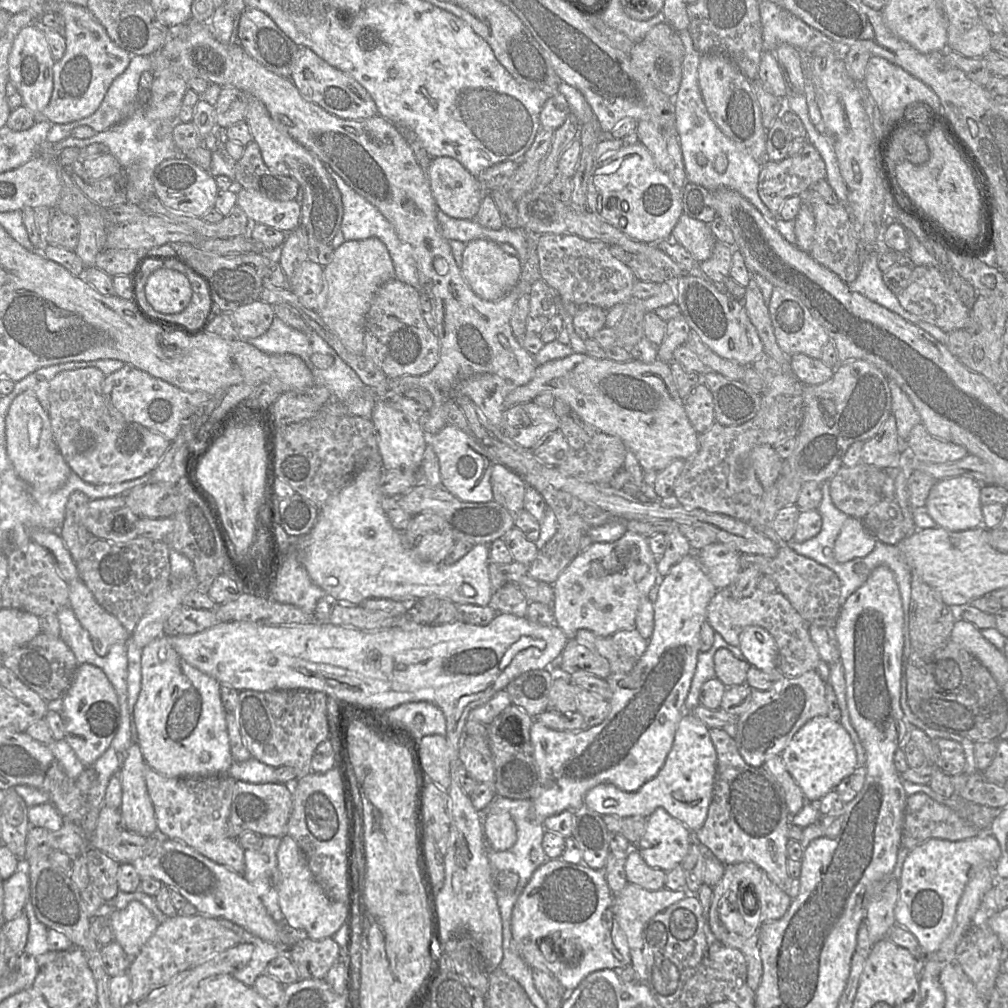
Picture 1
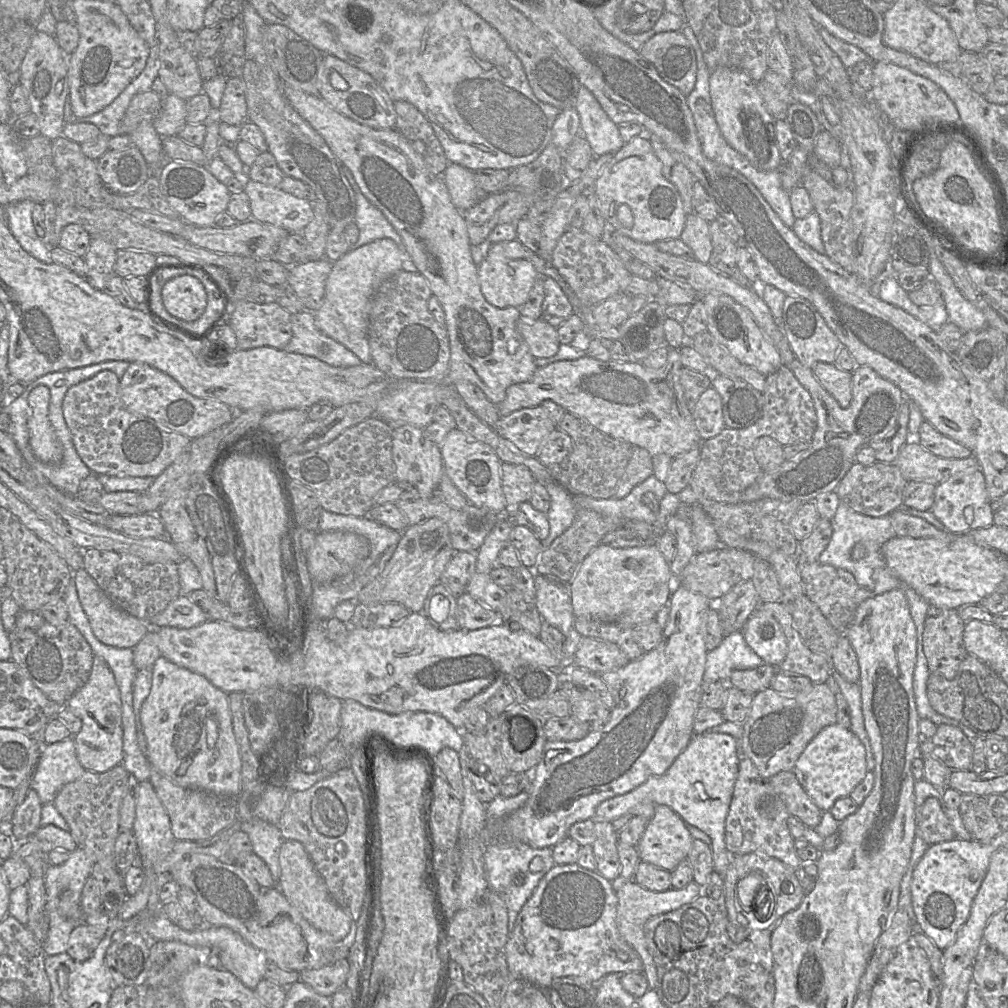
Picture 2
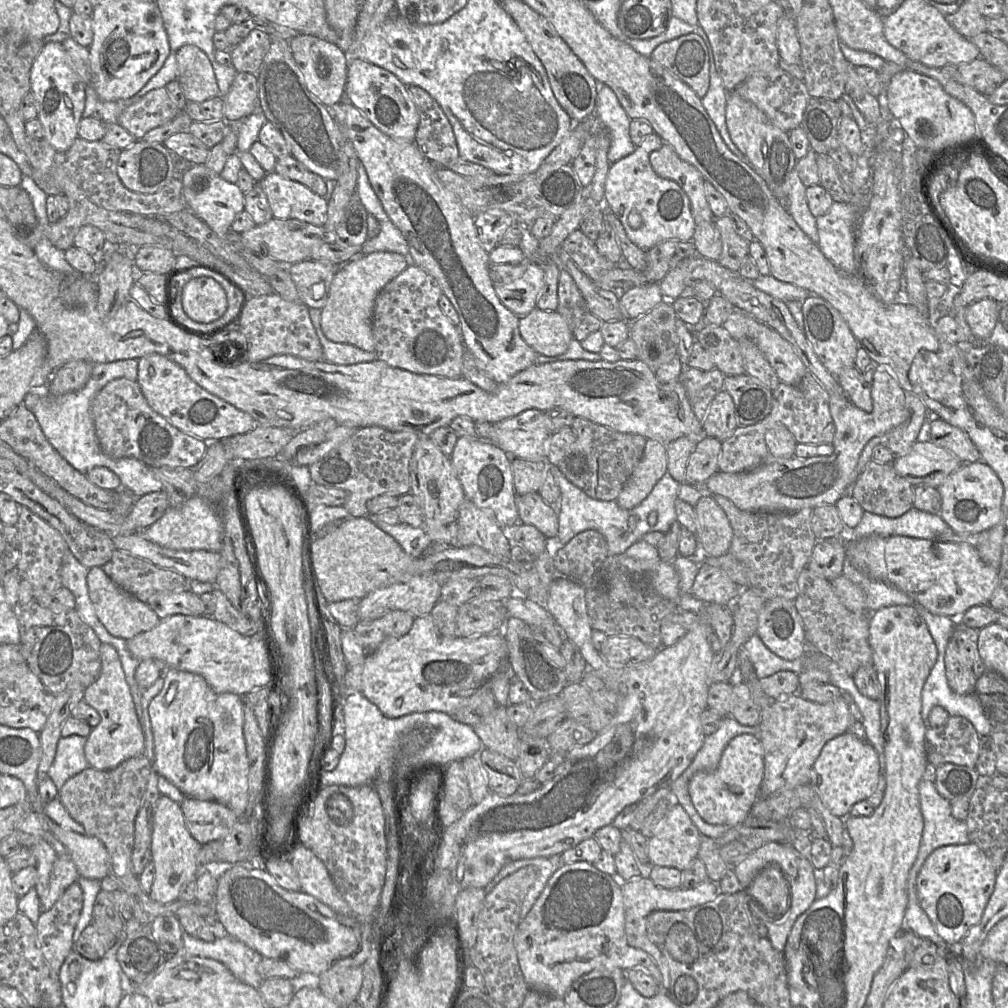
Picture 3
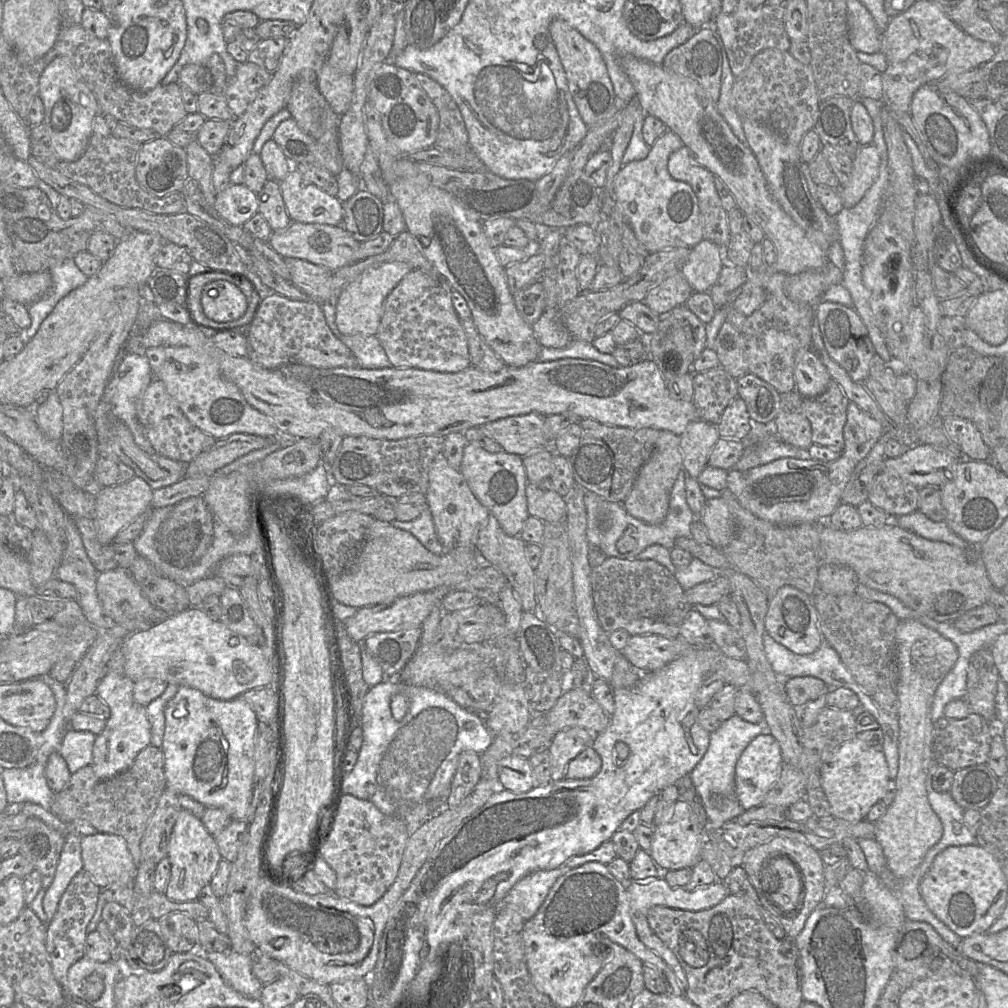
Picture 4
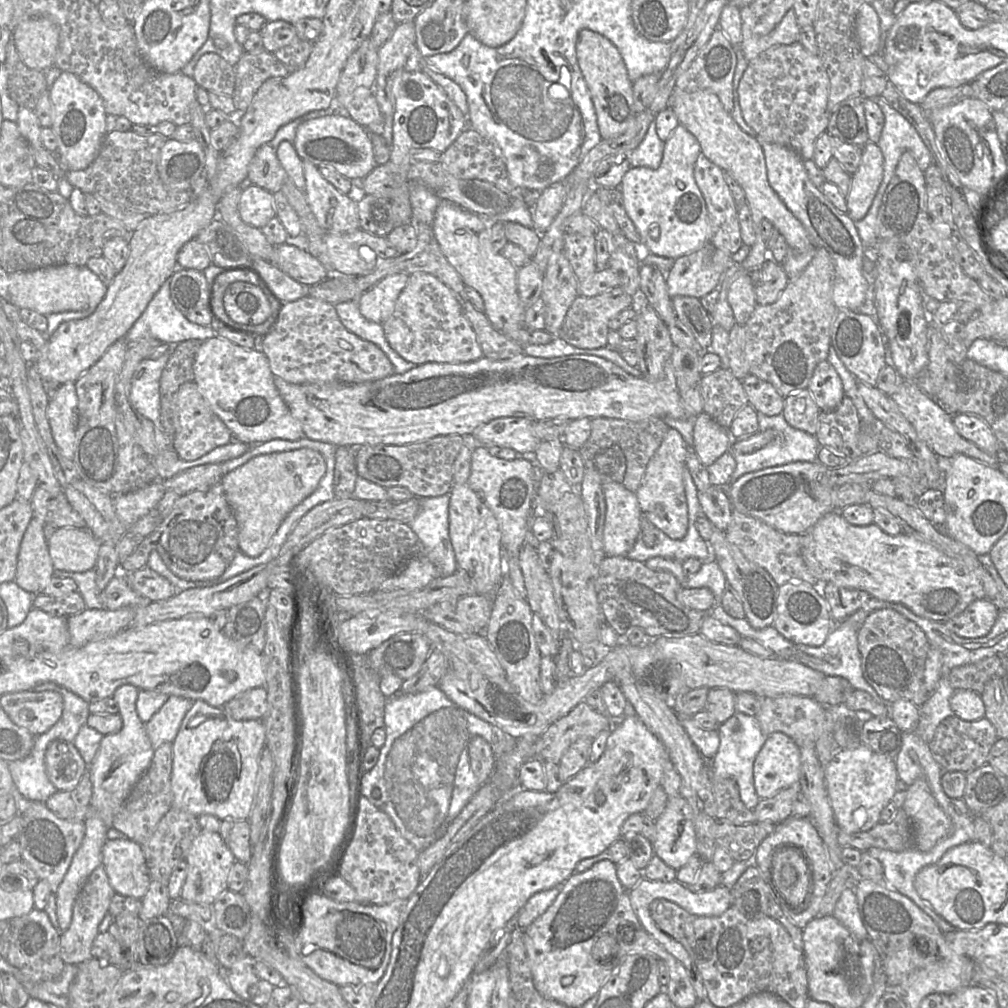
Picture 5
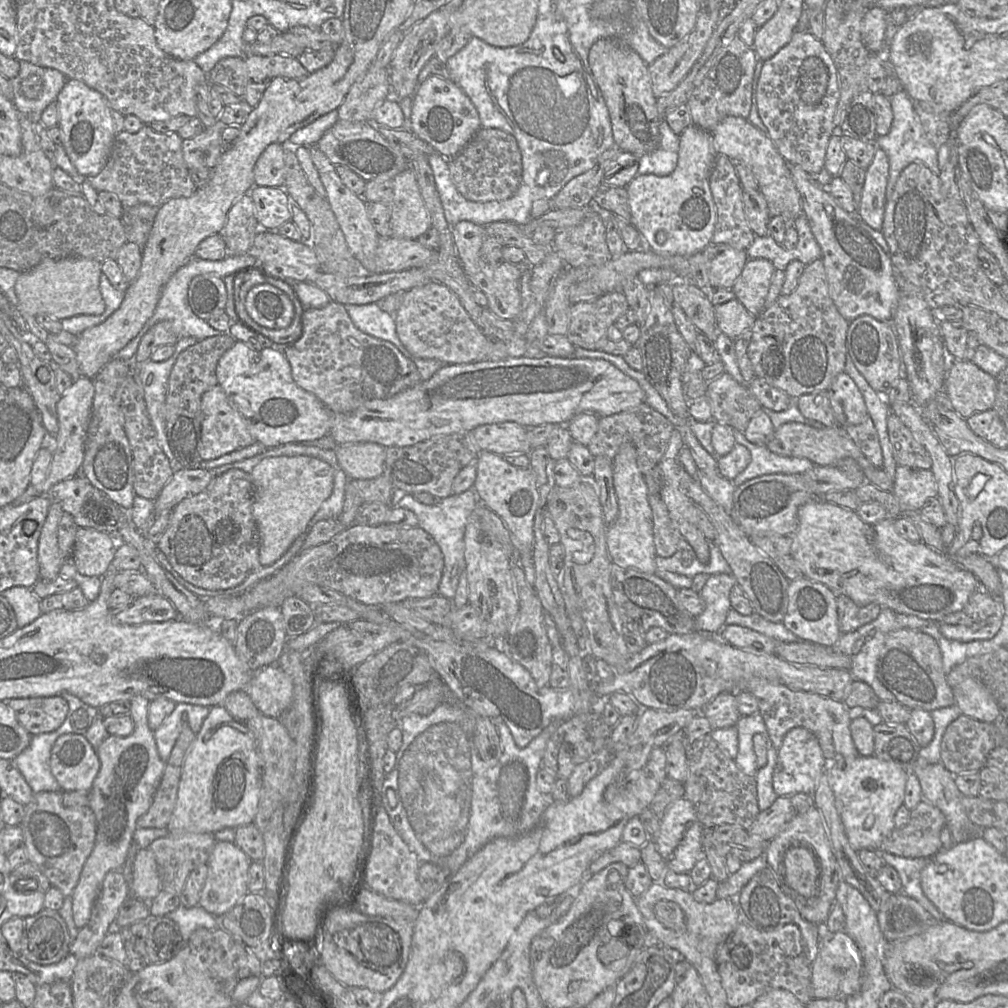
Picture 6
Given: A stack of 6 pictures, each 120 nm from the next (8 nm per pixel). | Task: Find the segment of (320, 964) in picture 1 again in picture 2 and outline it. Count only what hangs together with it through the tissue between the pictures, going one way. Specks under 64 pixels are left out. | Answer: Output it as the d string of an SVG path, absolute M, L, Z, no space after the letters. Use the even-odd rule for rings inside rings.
M347 957L320 969L301 971L300 981L318 994L331 997L337 990L345 986L349 970Z

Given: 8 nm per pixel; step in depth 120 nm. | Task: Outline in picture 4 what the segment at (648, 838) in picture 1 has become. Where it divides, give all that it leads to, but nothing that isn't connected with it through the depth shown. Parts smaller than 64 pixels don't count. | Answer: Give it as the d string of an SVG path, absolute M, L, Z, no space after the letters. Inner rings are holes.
M682 798L673 804L668 818L654 828L649 852L655 864L662 871L693 867L698 859L702 859L702 847L706 833L698 826L689 804Z

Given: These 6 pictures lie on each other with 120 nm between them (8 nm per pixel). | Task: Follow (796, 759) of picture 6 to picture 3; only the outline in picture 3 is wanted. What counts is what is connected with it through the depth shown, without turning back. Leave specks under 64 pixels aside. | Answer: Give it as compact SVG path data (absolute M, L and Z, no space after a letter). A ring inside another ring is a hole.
M742 734L734 737L724 749L717 767L696 773L689 782L689 795L693 806L709 824L737 826L761 796L764 777L764 755L757 734Z

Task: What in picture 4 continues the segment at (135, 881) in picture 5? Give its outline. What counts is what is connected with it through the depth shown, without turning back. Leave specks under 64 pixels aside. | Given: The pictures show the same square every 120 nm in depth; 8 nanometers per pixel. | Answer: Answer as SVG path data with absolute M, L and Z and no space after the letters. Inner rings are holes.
M96 833L81 837L83 870L101 890L132 886L137 864L121 836Z

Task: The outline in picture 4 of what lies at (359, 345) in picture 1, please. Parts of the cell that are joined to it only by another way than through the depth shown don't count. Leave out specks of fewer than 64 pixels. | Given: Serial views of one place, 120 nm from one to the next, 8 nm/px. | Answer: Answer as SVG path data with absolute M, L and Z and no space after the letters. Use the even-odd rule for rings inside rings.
M404 262L381 263L367 268L346 285L336 298L336 326L340 336L376 335L387 296L410 271L411 267Z

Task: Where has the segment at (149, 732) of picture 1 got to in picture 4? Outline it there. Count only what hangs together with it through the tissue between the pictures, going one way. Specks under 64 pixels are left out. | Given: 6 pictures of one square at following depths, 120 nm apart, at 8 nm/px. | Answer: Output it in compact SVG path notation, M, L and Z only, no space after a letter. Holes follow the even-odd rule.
M178 686L174 697L167 703L164 709L165 730L161 750L164 754L164 774L166 779L166 788L176 795L187 795L196 800L204 807L220 808L224 810L232 820L246 821L248 810L252 801L252 783L254 775L254 735L257 729L258 720L255 712L241 697L232 700L217 700L210 698L197 689L188 686Z

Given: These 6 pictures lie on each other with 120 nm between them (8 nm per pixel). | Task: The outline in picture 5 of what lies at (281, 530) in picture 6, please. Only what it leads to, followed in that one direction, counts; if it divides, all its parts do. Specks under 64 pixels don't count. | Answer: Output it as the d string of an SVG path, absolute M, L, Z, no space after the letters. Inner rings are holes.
M301 448L257 456L225 474L220 482L237 521L240 551L249 557L259 556L288 513L315 491L325 472L323 456Z

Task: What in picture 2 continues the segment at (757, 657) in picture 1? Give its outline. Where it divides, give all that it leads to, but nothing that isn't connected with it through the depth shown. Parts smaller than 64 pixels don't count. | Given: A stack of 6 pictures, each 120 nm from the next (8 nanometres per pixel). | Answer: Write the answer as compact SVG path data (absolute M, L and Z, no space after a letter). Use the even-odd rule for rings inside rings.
M756 609L741 632L748 646L765 664L779 666L785 659L787 639L770 612Z

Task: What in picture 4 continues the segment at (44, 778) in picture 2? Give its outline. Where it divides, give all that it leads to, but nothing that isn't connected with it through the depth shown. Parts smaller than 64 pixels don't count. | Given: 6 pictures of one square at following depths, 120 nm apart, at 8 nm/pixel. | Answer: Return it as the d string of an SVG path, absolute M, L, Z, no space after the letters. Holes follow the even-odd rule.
M70 728L64 733L58 753L64 758L71 774L92 763L92 749L96 735Z

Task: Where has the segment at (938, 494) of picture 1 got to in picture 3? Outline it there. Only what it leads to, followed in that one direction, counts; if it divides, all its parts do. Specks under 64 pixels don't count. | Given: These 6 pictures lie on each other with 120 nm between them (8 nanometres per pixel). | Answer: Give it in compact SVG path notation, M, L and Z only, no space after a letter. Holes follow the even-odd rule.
M982 460L964 463L937 489L941 495L939 515L957 534L983 532L997 525L1002 519L1003 484L994 470Z

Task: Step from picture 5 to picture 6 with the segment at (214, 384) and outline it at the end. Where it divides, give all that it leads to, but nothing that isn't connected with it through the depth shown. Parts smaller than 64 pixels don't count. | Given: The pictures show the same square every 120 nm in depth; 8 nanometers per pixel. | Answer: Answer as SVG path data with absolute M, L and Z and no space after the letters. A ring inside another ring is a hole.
M236 341L220 358L216 375L218 385L245 420L255 441L266 448L314 441L329 434L331 413L335 412L330 412L315 395L296 384L283 351L273 348L254 349Z

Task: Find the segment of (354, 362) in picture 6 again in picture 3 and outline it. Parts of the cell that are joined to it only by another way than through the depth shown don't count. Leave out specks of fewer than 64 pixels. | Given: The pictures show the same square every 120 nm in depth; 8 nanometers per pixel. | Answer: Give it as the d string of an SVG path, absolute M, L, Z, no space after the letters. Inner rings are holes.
M272 293L258 297L248 297L239 318L229 325L239 330L246 339L246 349L241 361L259 362L275 355L288 354L308 361L323 360L323 348L312 324L309 308L302 302L291 302L279 294Z

